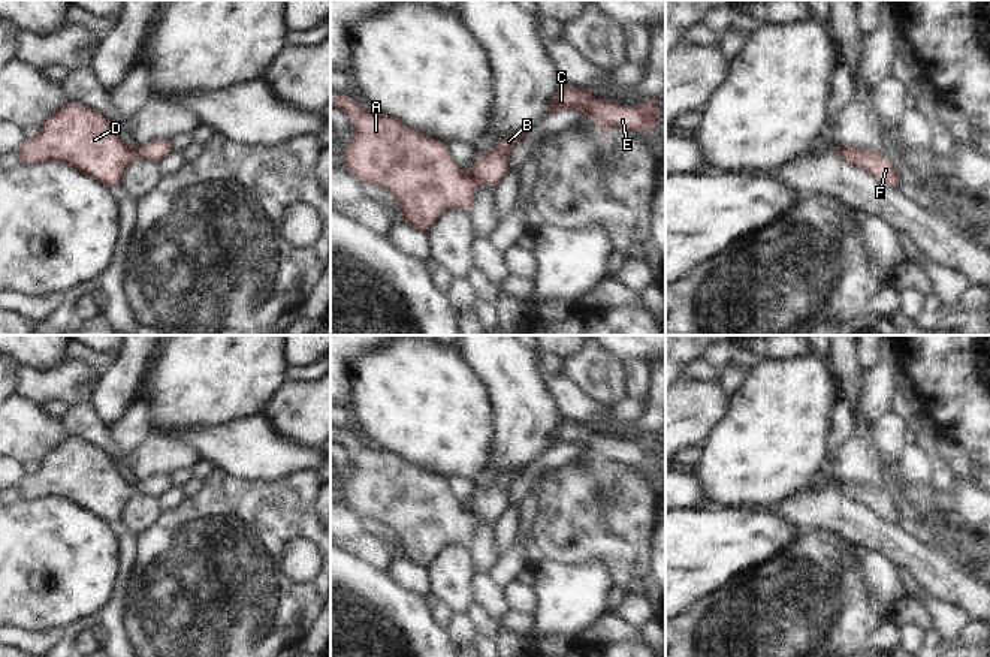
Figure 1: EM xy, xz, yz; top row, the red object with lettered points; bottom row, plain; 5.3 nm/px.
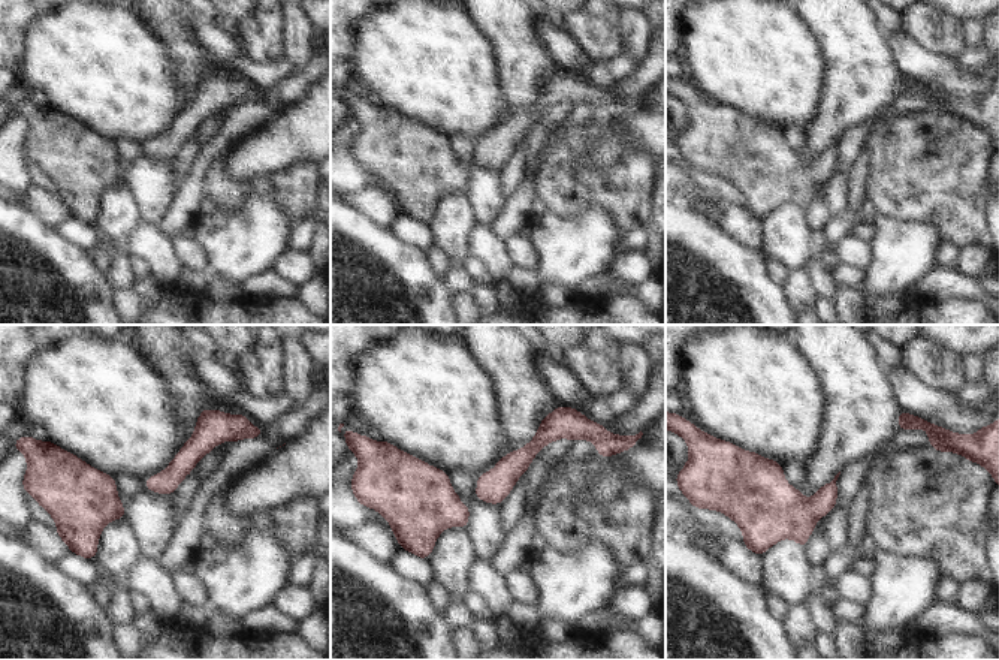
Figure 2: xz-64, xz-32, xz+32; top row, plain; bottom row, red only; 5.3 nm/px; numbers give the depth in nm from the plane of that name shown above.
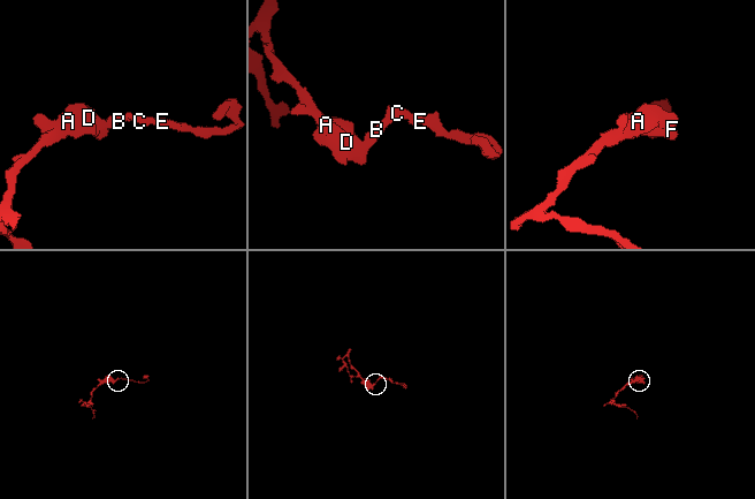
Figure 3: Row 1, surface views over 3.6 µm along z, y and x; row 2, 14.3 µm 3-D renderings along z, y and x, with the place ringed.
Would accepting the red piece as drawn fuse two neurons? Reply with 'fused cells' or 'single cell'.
single cell

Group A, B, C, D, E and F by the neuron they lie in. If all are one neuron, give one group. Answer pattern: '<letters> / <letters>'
A B C D E F

